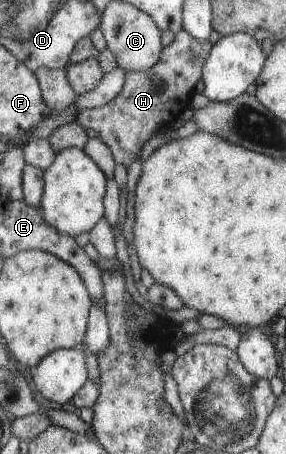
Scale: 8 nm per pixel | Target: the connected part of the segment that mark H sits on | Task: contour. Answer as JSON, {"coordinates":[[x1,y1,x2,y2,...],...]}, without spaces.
{"coordinates":[[182,29,164,48,156,65,146,71,125,72,123,88,115,97,99,108,77,111,74,120,85,130,90,128,97,132,110,150,114,162,127,168,129,163,135,161,139,147,153,135,159,125,165,127,165,123,171,123,177,113,187,113,189,100,195,84,201,78,204,62,211,49,208,40,197,43]]}

